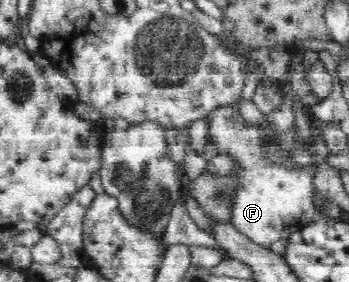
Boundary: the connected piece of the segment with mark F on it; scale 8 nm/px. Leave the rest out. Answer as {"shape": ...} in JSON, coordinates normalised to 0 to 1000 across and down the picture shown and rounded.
{"shape":[[[662,372],[625,379],[593,408],[593,468],[625,546],[653,546],[682,582],[682,596],[650,624],[679,645],[662,716],[662,791],[711,851],[774,883],[802,844],[822,848],[877,791],[917,777],[900,738],[903,585],[854,599],[791,585],[756,550],[748,514],[754,468],[739,443],[670,418]]]}

